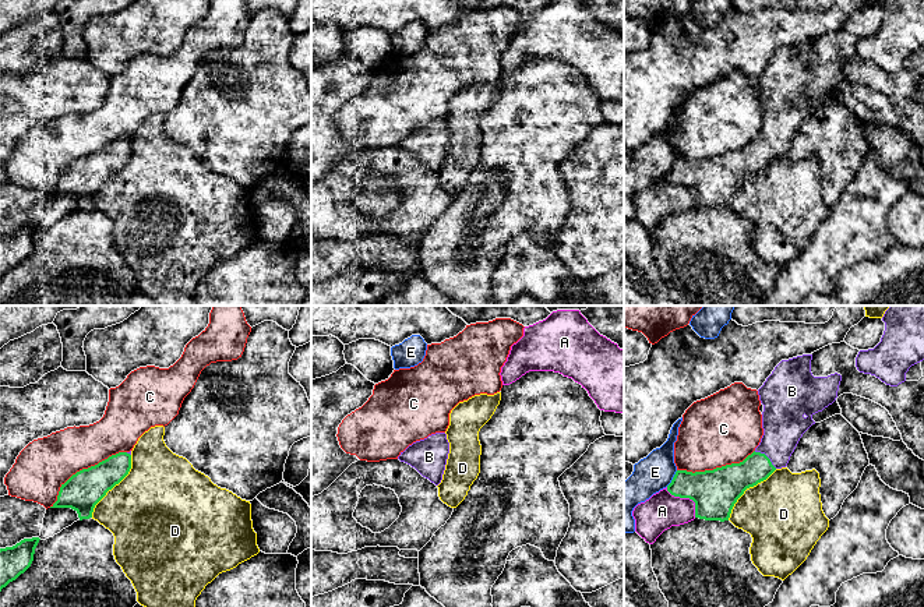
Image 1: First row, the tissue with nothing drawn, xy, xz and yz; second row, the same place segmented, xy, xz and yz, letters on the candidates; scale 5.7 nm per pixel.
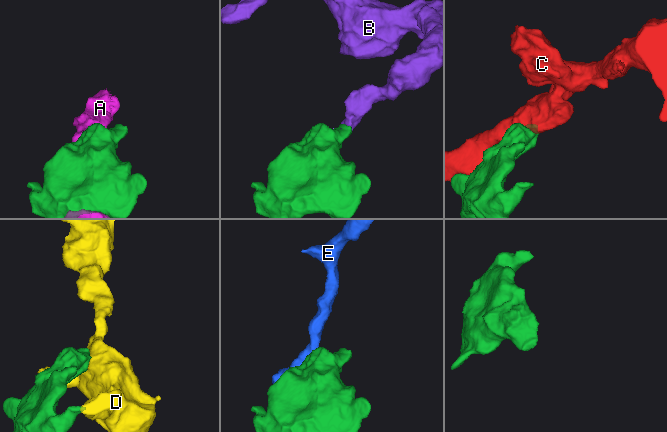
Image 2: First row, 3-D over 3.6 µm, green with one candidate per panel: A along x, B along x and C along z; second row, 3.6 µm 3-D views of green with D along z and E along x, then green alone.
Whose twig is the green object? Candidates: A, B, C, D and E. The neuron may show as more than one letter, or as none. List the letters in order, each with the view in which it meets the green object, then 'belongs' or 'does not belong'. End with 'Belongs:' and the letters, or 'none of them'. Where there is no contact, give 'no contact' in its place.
A: yz | does not belong
B: yz | belongs
C: xy | does not belong
D: xy | does not belong
E: yz | does not belong
Belongs: B

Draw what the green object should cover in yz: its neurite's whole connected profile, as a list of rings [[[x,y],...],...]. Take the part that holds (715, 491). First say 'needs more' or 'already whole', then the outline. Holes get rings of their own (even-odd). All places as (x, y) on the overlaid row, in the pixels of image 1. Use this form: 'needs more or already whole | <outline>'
needs more | [[[812,354],[782,360],[758,389],[763,405],[763,435],[755,451],[740,463],[713,470],[677,470],[667,491],[695,502],[695,518],[729,520],[737,500],[750,487],[786,467],[812,416],[837,398],[842,375],[814,377]]]

